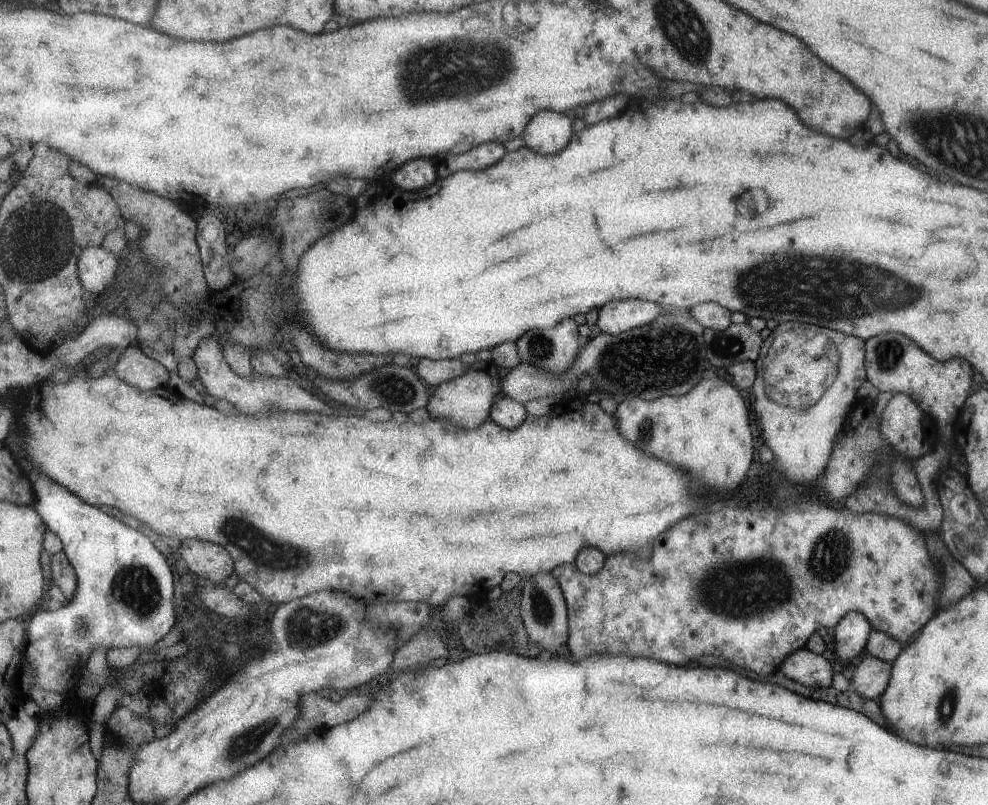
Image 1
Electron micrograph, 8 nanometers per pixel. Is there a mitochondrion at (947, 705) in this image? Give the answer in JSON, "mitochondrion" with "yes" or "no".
{"mitochondrion":"yes"}

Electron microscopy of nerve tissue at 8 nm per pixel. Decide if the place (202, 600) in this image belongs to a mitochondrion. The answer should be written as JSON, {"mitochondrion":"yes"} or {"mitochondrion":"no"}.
{"mitochondrion":"no"}

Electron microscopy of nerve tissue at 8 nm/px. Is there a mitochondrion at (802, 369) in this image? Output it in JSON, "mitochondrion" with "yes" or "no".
{"mitochondrion":"yes"}

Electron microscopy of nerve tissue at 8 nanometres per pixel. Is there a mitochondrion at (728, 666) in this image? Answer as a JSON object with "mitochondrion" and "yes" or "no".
{"mitochondrion":"no"}

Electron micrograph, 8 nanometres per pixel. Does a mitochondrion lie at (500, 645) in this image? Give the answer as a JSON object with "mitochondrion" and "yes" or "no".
{"mitochondrion":"no"}

